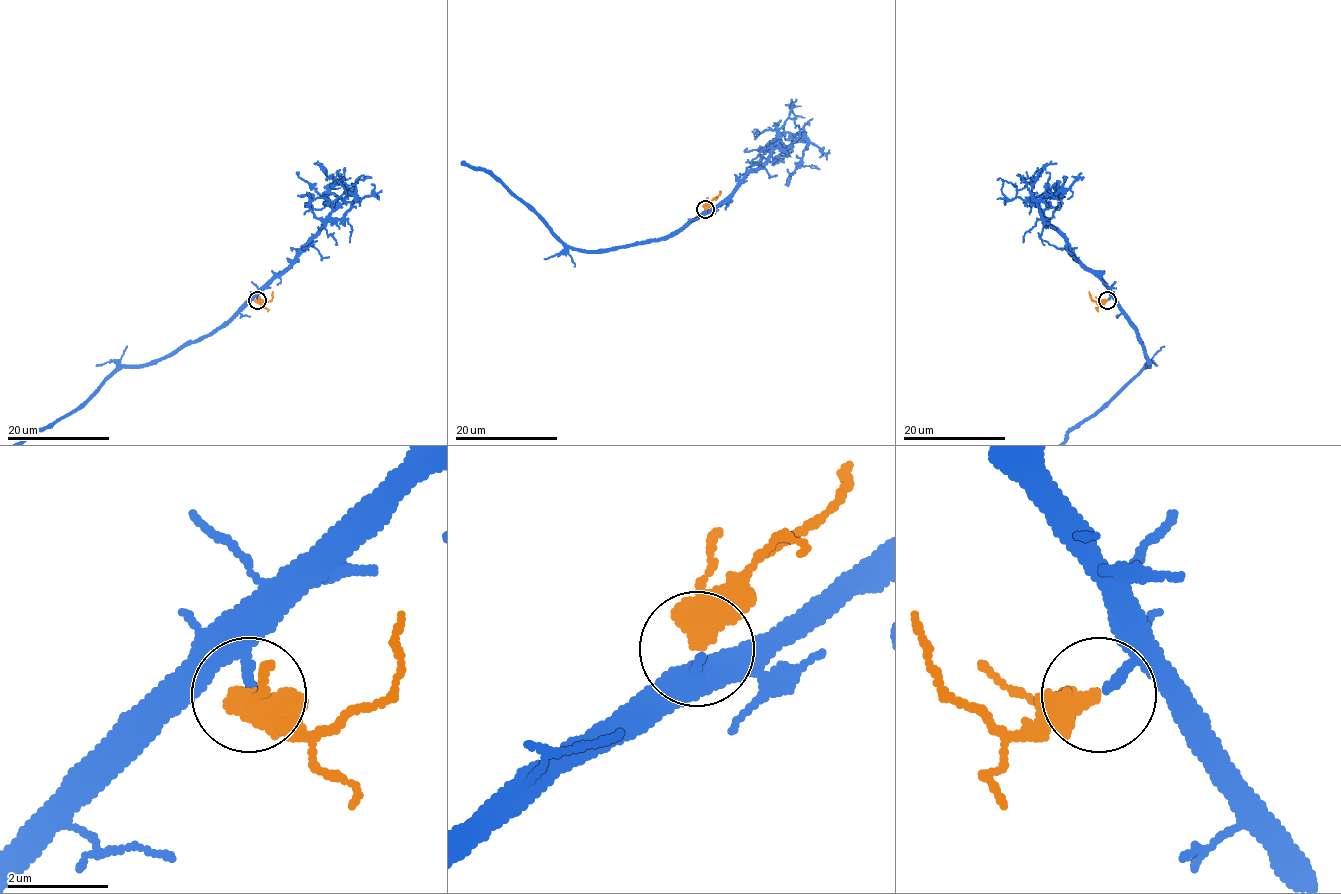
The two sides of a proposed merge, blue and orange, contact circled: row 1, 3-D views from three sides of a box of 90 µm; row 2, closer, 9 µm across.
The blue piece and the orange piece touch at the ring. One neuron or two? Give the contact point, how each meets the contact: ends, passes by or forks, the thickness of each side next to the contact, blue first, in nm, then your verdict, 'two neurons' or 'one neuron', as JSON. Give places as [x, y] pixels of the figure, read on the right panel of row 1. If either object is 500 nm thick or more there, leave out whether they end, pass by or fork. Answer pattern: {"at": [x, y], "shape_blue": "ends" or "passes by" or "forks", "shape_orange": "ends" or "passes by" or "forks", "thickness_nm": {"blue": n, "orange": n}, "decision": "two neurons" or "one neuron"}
{"at": [1107, 300], "shape_blue": "ends", "shape_orange": "passes by", "thickness_nm": {"blue": 170, "orange": 380}, "decision": "one neuron"}

